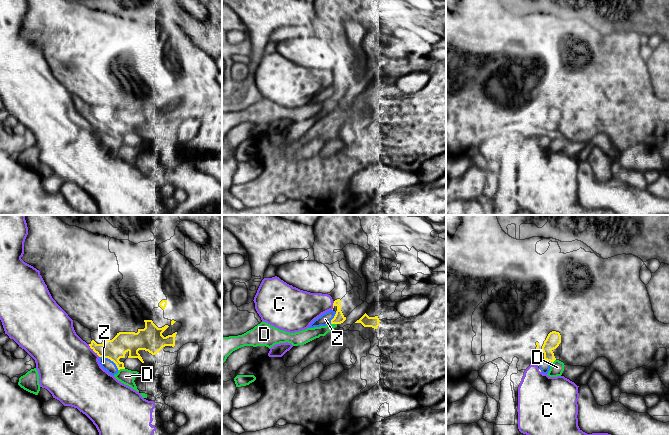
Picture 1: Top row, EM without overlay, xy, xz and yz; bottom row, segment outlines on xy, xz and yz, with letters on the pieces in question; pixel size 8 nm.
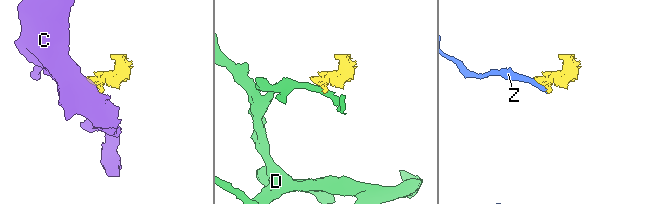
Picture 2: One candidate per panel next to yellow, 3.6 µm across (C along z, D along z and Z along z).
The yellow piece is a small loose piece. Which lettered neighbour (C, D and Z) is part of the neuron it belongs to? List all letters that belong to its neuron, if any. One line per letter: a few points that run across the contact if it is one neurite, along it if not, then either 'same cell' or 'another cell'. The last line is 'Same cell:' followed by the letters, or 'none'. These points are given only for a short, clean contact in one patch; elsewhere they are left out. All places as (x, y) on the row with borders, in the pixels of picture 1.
C: line xy (88, 344), (99, 356); another cell
D: line xy (124, 368), (118, 370); another cell
Z: line xy (99, 356), (109, 358), (118, 369); another cell
Same cell: none

